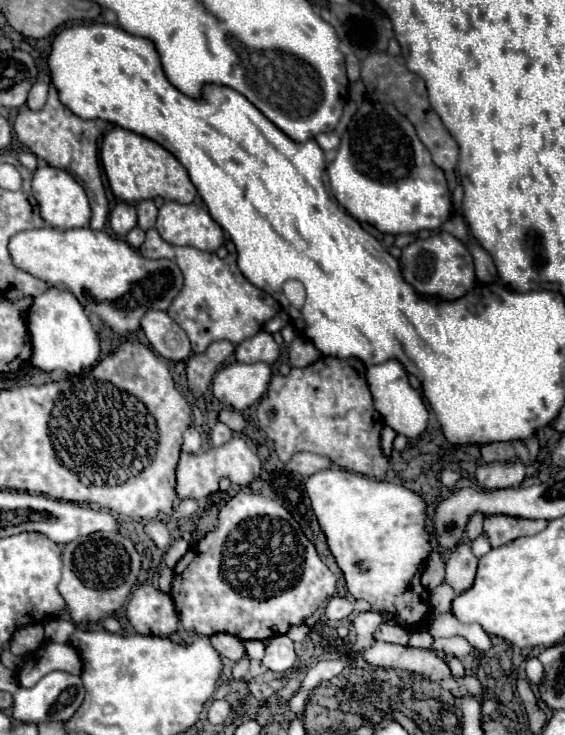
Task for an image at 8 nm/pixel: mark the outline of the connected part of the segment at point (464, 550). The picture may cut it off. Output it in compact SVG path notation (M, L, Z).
M460 542L452 548L448 562L446 562L446 582L460 594L472 586L476 576L478 558L472 554L470 542Z

